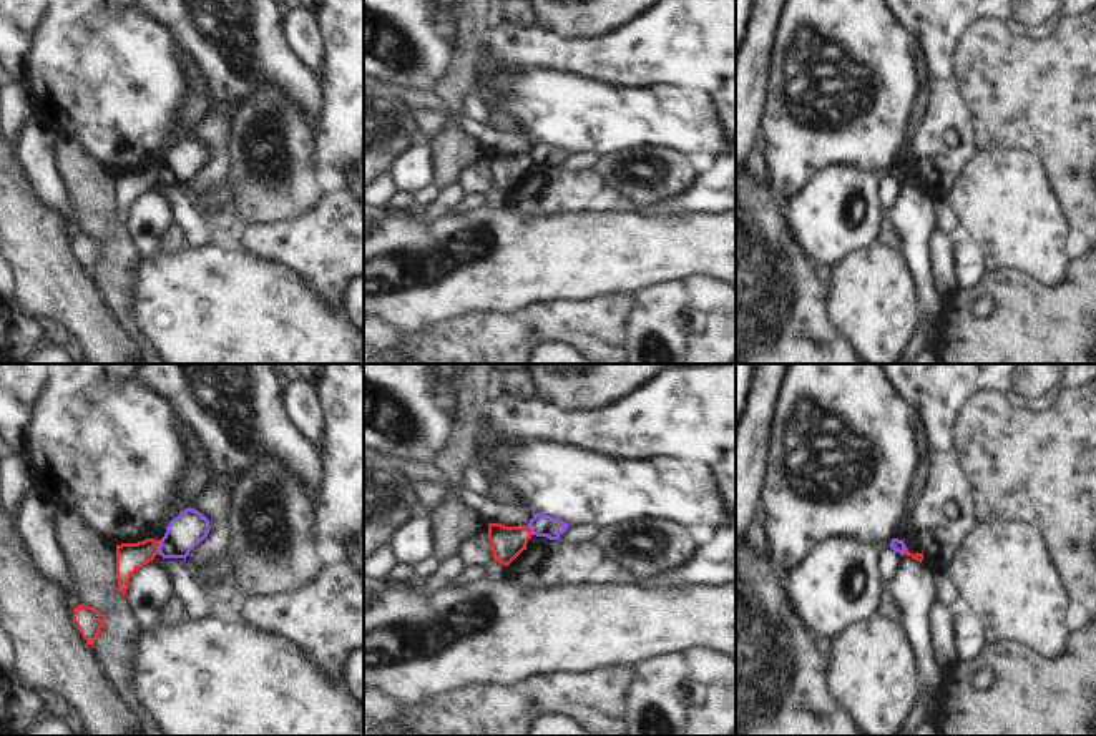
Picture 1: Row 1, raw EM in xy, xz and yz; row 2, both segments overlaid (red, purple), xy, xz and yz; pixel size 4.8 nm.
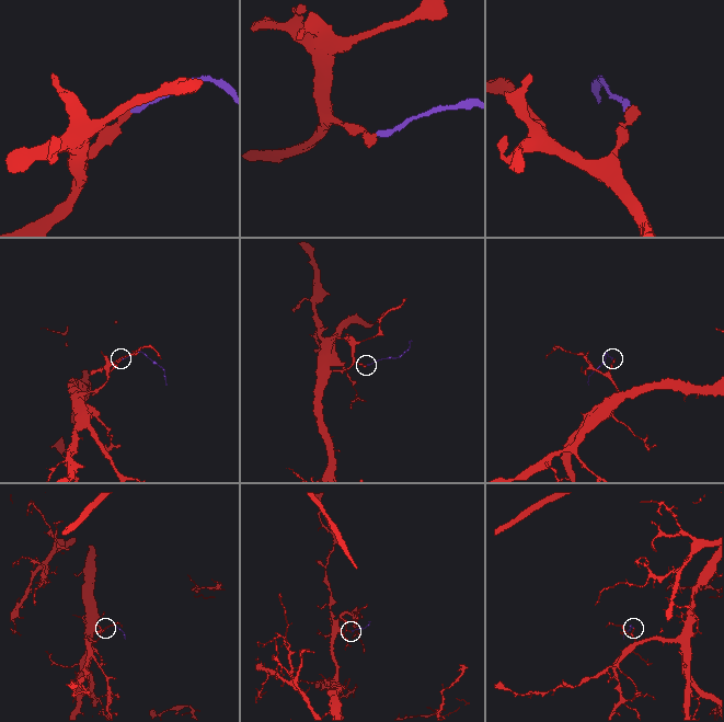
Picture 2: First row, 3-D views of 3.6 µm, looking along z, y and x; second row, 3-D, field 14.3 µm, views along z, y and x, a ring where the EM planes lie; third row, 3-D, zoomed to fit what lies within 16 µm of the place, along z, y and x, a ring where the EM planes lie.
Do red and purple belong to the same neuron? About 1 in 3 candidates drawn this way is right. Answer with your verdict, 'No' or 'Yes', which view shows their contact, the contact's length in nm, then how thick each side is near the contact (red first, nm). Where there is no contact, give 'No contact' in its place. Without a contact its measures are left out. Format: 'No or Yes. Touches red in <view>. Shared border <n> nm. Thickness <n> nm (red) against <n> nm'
No. Touches red in xy. Shared border 70 nm. Thickness 140 nm (red) against 170 nm

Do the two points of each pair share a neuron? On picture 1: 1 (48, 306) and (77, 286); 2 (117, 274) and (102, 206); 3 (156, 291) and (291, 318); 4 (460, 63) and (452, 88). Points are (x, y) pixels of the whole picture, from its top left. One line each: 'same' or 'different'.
1: same
2: same
3: same
4: same

